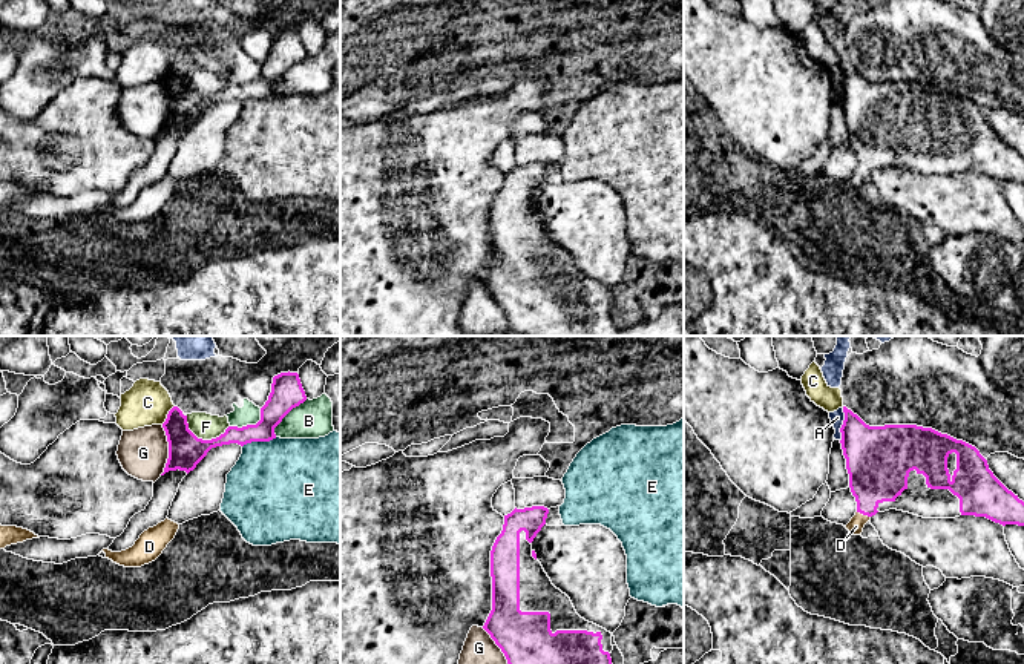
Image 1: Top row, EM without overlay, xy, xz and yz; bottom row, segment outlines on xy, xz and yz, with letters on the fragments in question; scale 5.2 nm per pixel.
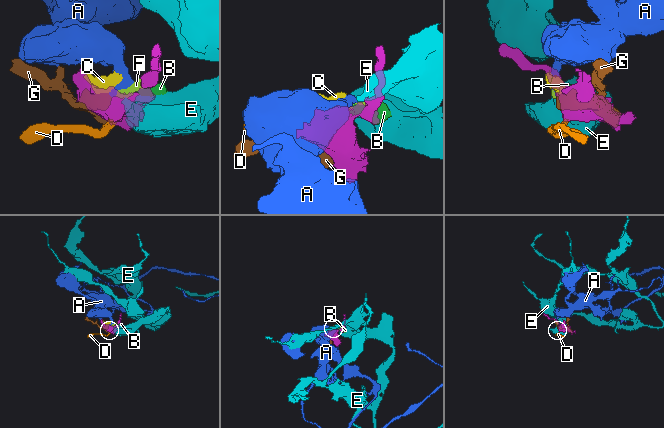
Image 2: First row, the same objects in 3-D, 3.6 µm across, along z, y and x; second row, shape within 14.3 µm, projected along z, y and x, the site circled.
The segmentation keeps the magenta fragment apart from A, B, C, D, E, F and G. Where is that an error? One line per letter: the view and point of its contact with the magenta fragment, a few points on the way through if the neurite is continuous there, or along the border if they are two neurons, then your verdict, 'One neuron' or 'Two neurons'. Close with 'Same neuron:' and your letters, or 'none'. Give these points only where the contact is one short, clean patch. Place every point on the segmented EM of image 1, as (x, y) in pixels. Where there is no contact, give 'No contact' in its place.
A: Touches magenta at yz (843, 424). Boundary: yz (843, 407), (840, 440). Two neurons
B: Touches magenta at xy (285, 414). Two neurons
C: Touches magenta at xy (167, 414). Boundary: xy (173, 405), (161, 424). Two neurons
D: Touches magenta at yz (863, 514). Path across: yz (879, 470), (869, 485), (863, 514), (856, 526). One neuron
E: Touches magenta at xy (259, 440). Two neurons
F: Touches magenta at xy (204, 440). One neuron
G: Touches magenta at xy (169, 450). Two neurons
Same neuron: D, F

